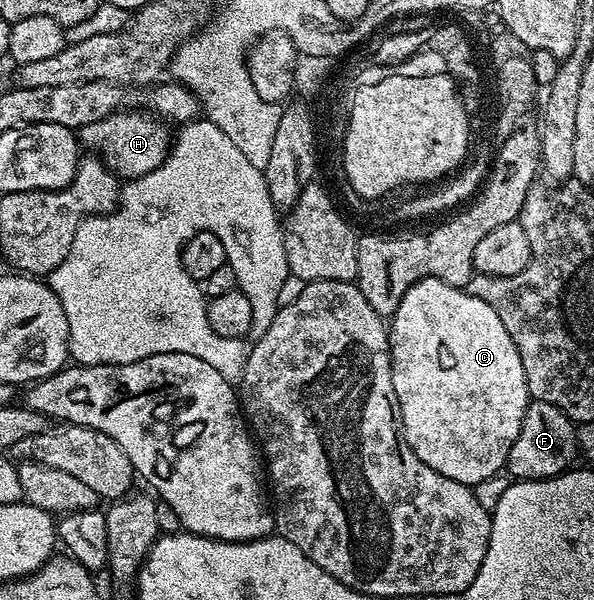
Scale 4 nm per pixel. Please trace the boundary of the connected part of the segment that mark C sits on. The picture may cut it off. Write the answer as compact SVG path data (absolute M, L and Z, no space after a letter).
M431 276L420 280L402 298L398 310L390 318L388 346L392 353L392 381L398 409L398 423L402 429L402 439L430 466L430 470L438 470L446 478L454 478L454 482L473 486L484 479L497 475L507 465L510 446L514 446L514 438L518 438L518 430L522 430L522 418L530 403L526 374L522 366L522 358L518 354L518 346L514 346L514 338L506 334L506 326L502 326L502 318L482 302L482 298L474 298L463 288L455 288L438 278Z

